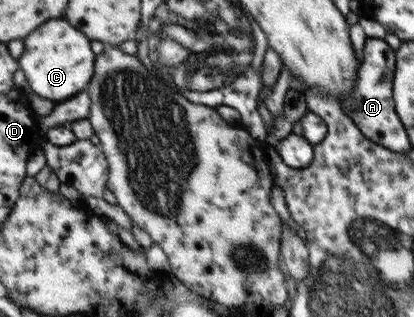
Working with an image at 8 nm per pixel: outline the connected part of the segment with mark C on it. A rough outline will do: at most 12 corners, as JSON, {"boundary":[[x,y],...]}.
{"boundary":[[64,18],[24,38],[37,96],[72,98],[92,78],[90,40]]}

